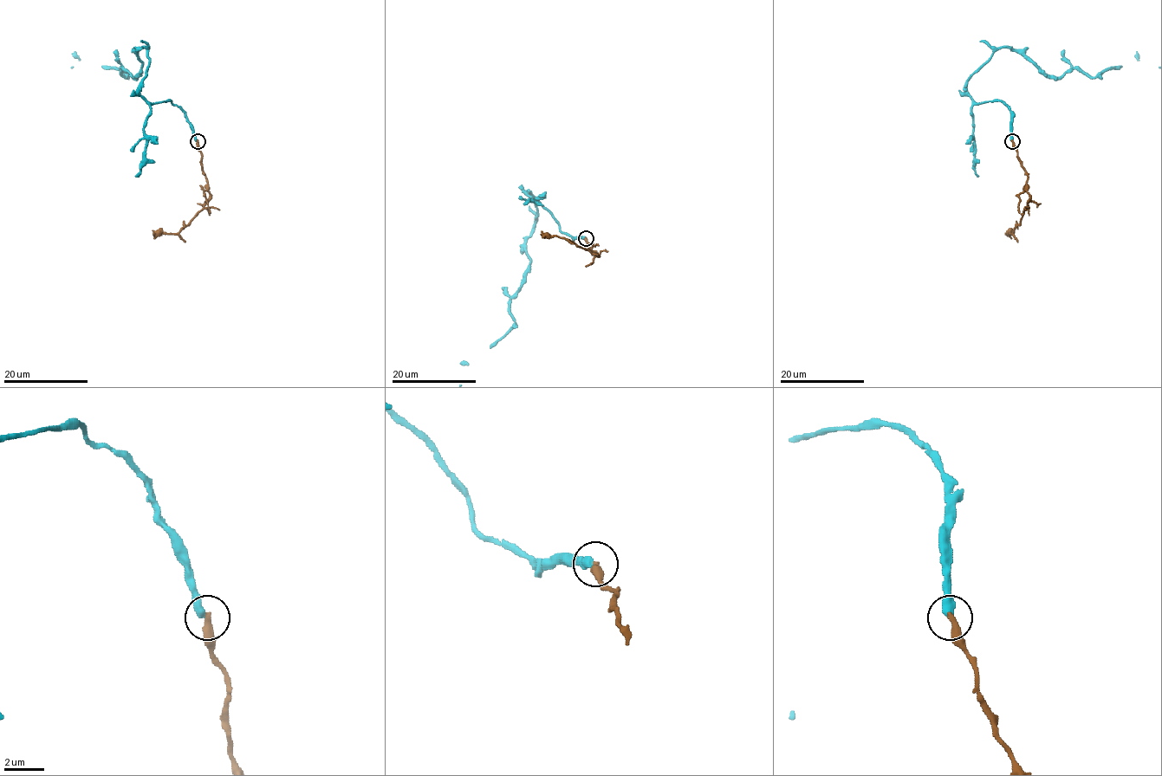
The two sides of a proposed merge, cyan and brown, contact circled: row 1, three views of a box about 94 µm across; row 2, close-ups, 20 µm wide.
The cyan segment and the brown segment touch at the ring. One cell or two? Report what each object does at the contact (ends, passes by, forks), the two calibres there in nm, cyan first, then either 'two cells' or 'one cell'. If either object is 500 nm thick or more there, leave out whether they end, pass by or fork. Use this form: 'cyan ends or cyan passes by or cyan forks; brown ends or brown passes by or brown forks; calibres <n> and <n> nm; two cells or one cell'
cyan ends; brown ends; calibres 440 and 380 nm; two cells

